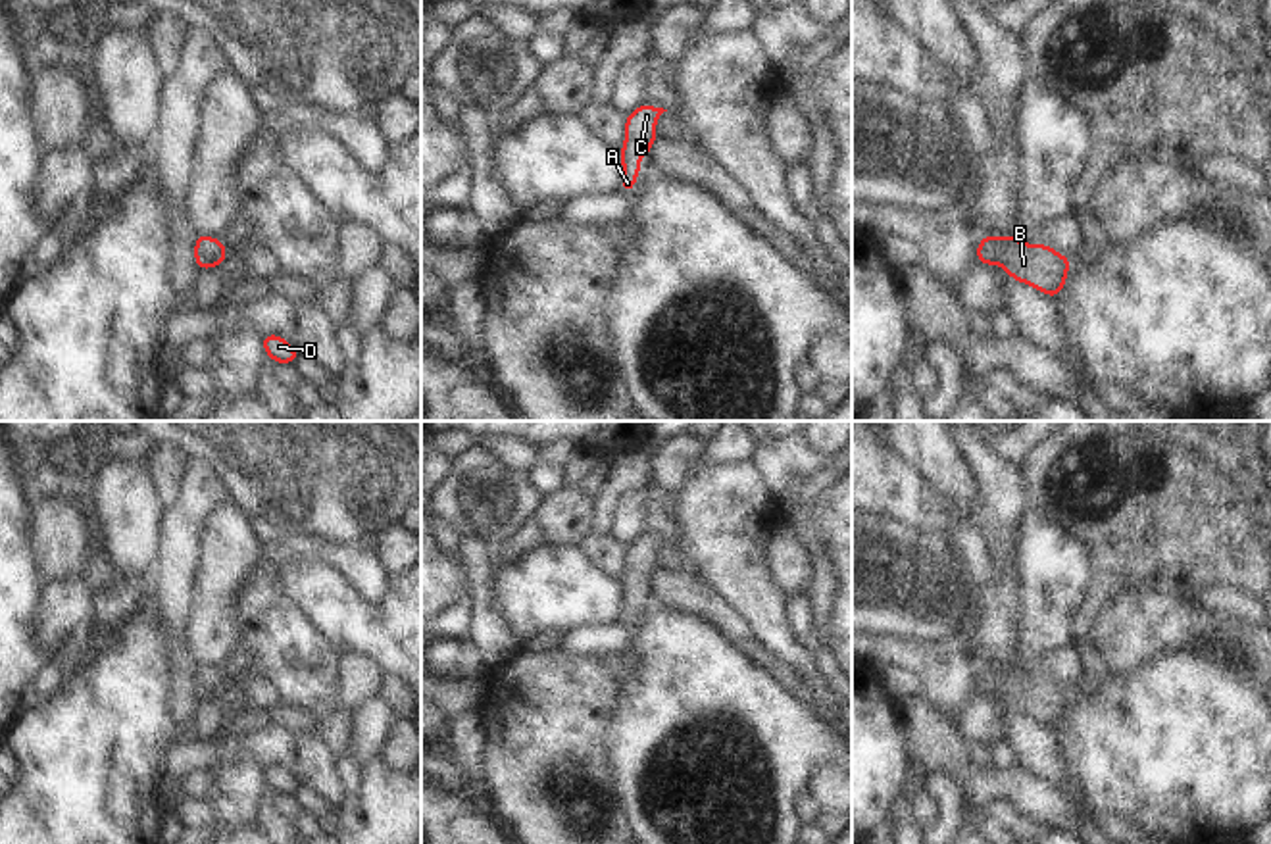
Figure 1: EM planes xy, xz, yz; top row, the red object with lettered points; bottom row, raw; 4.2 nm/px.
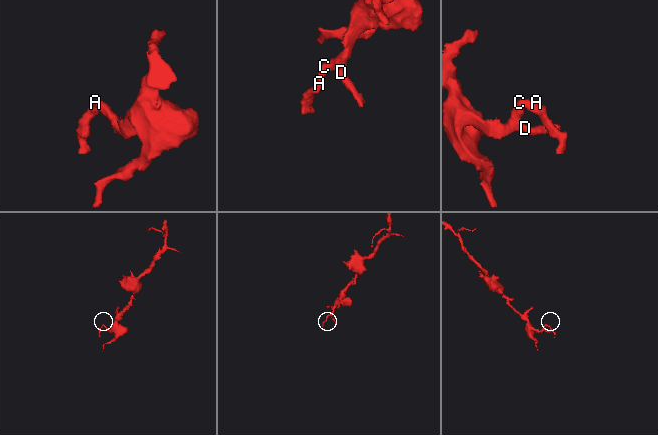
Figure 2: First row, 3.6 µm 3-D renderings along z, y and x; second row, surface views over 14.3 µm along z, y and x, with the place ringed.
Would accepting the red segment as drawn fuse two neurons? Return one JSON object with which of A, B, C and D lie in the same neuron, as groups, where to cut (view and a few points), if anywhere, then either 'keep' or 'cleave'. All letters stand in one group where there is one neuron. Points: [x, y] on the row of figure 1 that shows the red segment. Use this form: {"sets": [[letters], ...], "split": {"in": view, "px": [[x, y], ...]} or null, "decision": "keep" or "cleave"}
{"sets": [["A", "B", "C", "D"]], "split": null, "decision": "keep"}

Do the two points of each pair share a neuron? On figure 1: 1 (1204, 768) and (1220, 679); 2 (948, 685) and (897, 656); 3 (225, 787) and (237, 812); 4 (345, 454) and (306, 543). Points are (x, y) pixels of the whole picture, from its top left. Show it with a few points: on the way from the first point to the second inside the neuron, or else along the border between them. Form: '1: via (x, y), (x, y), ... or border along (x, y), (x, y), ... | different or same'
1: via (1204, 746), (1204, 700) | same
2: via (935, 671), (920, 656), (910, 656) | same
3: via (231, 793), (237, 806) | same
4: border along (279, 533), (318, 533), (331, 541), (354, 545) | different

